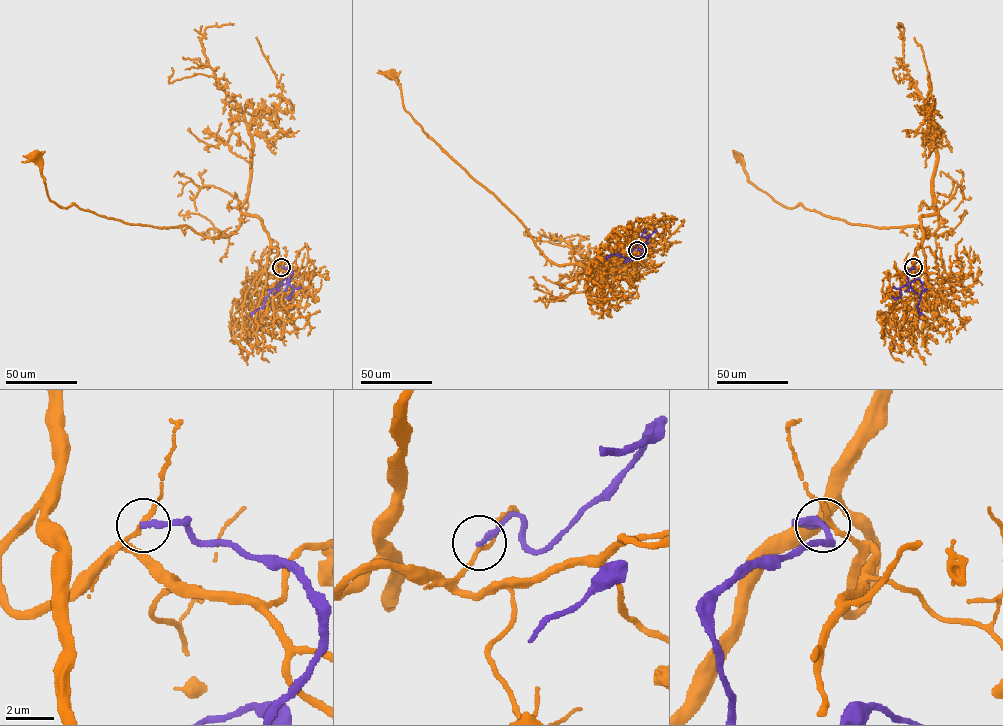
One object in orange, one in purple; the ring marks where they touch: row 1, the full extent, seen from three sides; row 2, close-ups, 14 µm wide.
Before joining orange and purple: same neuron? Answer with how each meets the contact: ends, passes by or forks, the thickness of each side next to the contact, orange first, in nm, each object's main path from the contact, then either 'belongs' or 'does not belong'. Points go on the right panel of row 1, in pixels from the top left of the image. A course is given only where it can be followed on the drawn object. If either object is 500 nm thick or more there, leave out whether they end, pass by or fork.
orange passes by; purple ends there; 170 nm thick on the orange side, 240 nm on the other; orange runs (914, 267), (920, 218), (937, 214), (927, 238), (916, 226), (851, 224), (787, 208), (749, 180), (737, 154); purple runs (913, 267), (907, 272), (908, 283), (916, 278), (922, 283), (917, 306), (923, 314); does not belong

